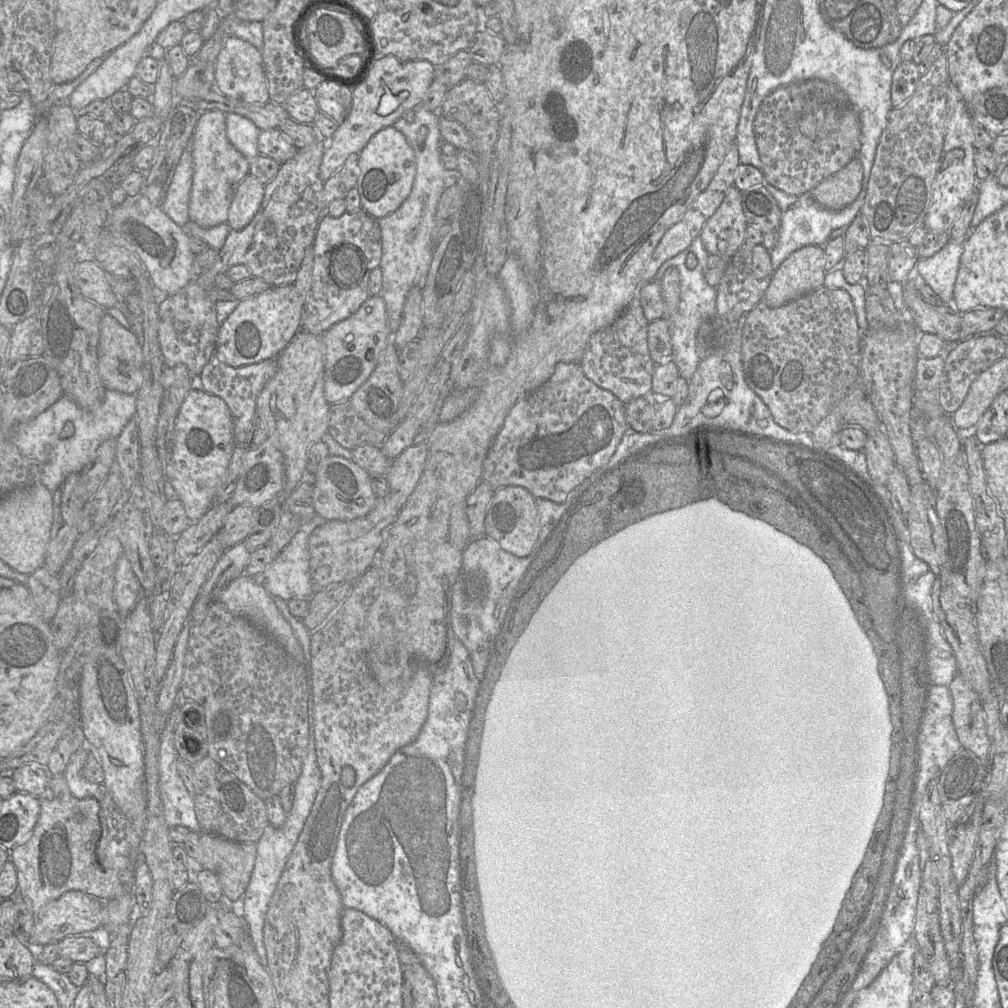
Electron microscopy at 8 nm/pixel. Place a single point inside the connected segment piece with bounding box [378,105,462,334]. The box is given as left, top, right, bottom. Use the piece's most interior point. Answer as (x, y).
(407, 233)

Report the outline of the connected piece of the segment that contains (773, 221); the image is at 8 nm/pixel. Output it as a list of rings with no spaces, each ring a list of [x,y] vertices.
[[[764,184],[742,191],[741,201],[748,226],[759,228],[763,233],[779,230],[782,213]]]

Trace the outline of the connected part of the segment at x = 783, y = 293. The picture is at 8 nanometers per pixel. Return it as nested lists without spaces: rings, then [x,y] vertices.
[[[804,246],[789,255],[774,271],[763,301],[771,308],[784,304],[824,286],[823,246]]]

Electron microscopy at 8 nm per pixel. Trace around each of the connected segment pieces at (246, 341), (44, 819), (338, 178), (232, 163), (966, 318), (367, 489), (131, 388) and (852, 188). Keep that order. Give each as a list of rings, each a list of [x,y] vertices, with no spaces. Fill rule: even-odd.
[[[294,284],[271,286],[261,293],[240,300],[235,310],[219,327],[215,355],[221,362],[232,367],[277,357],[301,329],[304,301]]]
[[[64,774],[50,776],[47,788],[39,797],[40,814],[30,834],[10,851],[20,895],[35,917],[51,901],[70,890],[78,890],[104,902],[127,892],[118,873],[102,867],[96,850],[102,837],[100,805],[93,798],[78,799],[68,787]]]
[[[352,153],[343,166],[324,182],[321,219],[328,215],[328,206],[333,200],[345,199],[349,191],[356,187],[359,175],[359,153]]]
[[[220,110],[199,114],[191,138],[193,182],[189,202],[189,221],[210,228],[227,223],[228,210],[239,183],[249,174],[250,161],[227,138],[226,114]]]
[[[977,306],[961,317],[959,341],[970,338],[979,333],[994,333],[994,327],[1005,315],[1000,308]]]
[[[328,455],[324,458],[313,479],[315,511],[325,520],[351,521],[366,516],[375,506],[377,495],[373,491],[371,476],[353,460]]]
[[[105,311],[100,322],[98,343],[98,373],[103,386],[108,390],[135,395],[143,381],[142,359],[142,347],[136,335]]]
[[[856,156],[840,171],[816,185],[810,194],[821,206],[840,210],[857,198],[862,189],[862,181],[863,167]]]

